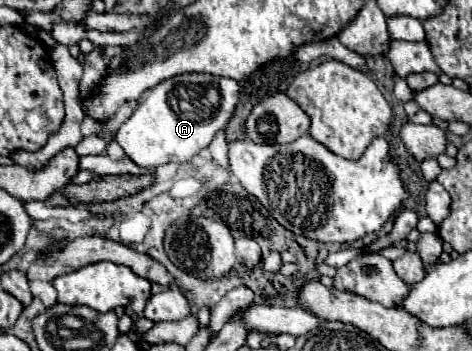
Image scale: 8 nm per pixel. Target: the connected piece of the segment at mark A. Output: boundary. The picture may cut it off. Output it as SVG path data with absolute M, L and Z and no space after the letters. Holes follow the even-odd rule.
M179 74L177 78L167 78L159 82L153 90L147 90L141 98L141 106L133 112L129 120L121 124L115 140L125 150L125 154L143 168L155 168L167 162L187 162L199 150L207 148L213 136L227 128L233 108L239 100L239 84L231 78L221 78L213 74ZM207 86L215 86L221 92L221 104L215 108L207 96Z

